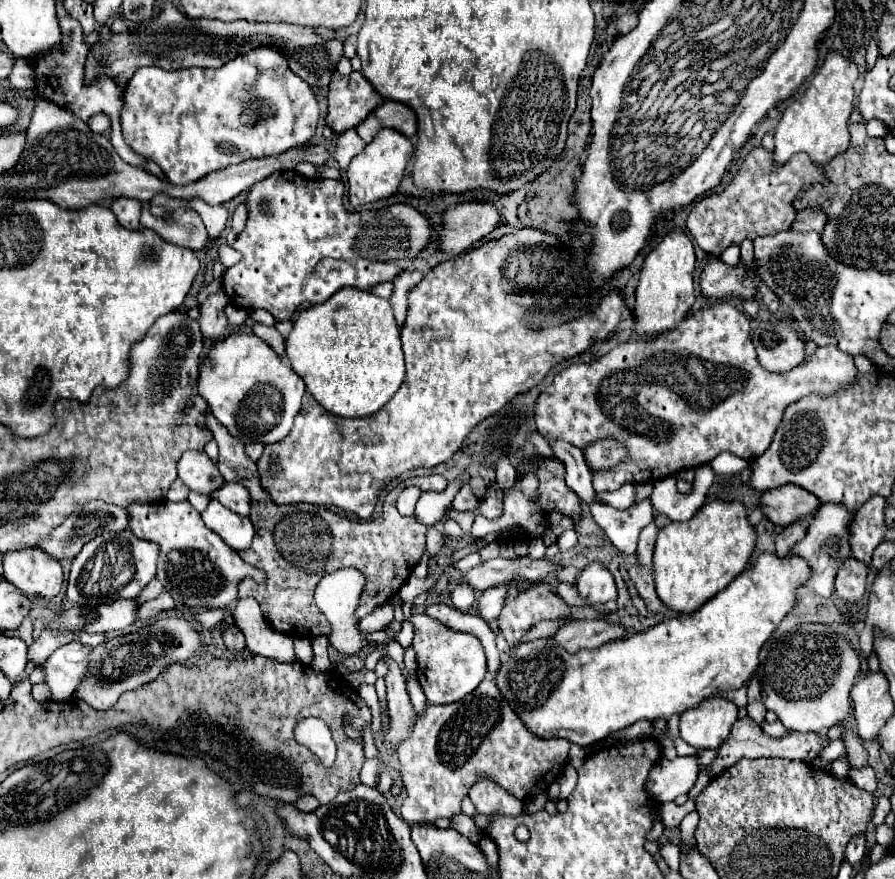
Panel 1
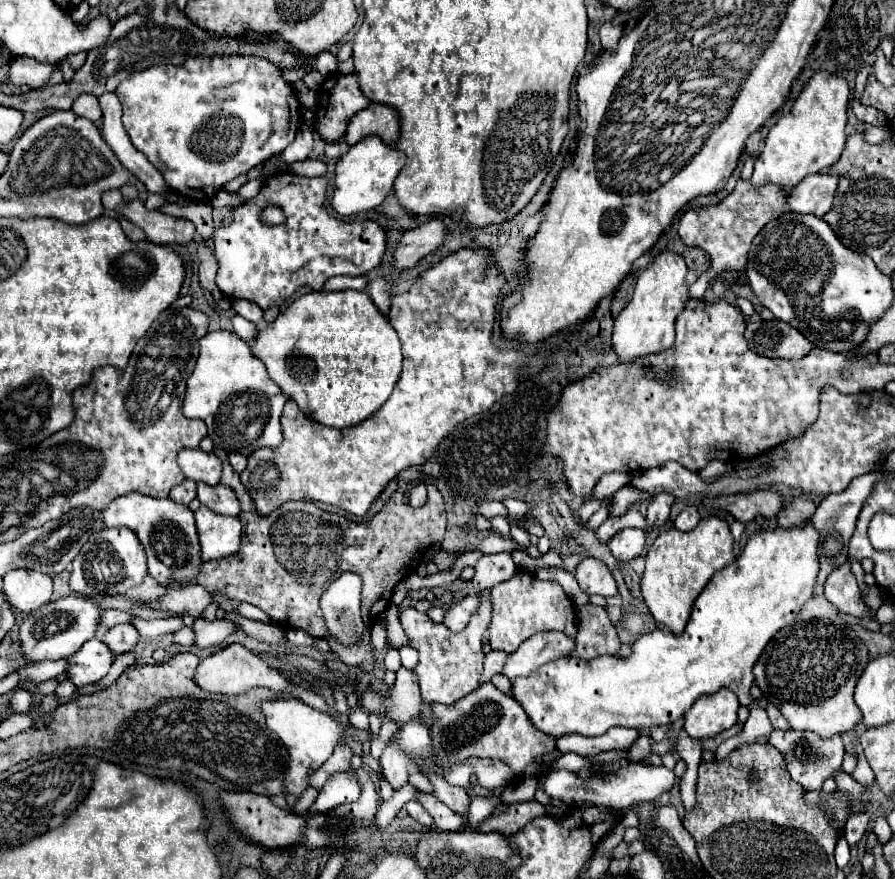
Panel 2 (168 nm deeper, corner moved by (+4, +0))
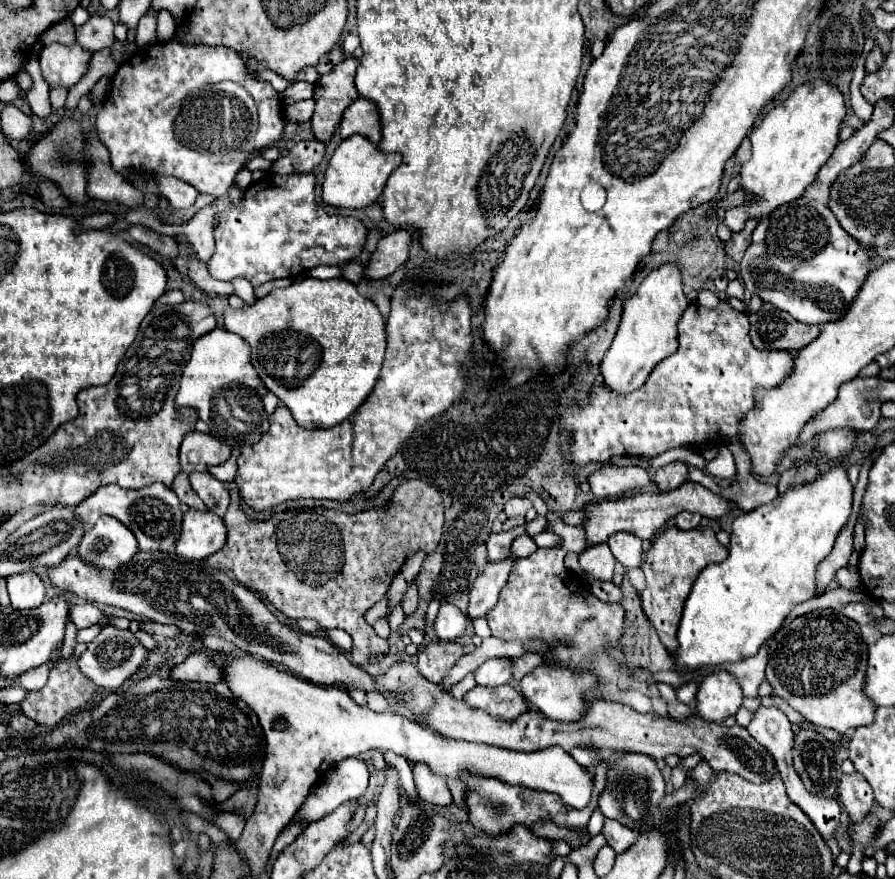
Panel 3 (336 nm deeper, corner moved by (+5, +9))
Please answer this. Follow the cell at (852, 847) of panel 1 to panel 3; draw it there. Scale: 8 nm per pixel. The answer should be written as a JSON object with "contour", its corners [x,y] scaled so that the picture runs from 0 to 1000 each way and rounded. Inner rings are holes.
{"contour":[[[961,879],[941,882],[936,893],[936,904],[952,934],[965,932],[965,927],[970,927],[977,916],[974,898],[970,895],[970,889]]]}

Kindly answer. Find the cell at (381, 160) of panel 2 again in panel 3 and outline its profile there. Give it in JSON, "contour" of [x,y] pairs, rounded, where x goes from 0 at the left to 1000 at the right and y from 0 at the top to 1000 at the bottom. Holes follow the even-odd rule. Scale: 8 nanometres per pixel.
{"contour":[[[404,154],[384,158],[366,183],[364,201],[360,208],[360,229],[380,238],[407,238],[422,229],[436,197],[449,185],[447,174],[427,174],[420,165],[411,163]]]}

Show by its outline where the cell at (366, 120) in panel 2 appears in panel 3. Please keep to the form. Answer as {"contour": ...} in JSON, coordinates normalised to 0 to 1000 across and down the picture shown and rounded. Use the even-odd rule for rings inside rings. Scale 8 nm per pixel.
{"contour":[[[404,110],[398,113],[384,126],[384,133],[380,140],[380,151],[382,151],[382,156],[407,154],[411,160],[422,165],[425,163],[425,135],[422,135],[420,119]]]}

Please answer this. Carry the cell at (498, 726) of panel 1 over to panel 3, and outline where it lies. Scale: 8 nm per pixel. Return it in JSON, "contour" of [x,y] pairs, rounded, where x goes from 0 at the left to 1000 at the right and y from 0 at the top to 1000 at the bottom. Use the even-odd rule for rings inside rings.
{"contour":[[[559,779],[554,784],[530,782],[525,788],[521,788],[518,797],[525,804],[536,804],[539,809],[554,813],[556,818],[574,818],[590,807],[585,793],[572,779]]]}

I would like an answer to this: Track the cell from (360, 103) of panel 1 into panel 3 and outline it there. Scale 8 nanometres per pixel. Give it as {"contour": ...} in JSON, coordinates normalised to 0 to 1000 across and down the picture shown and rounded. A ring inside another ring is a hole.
{"contour":[[[389,63],[384,69],[380,69],[371,83],[360,85],[351,97],[351,115],[353,126],[349,131],[349,151],[353,160],[364,163],[375,142],[382,135],[384,124],[400,113],[400,104],[396,99],[396,85],[398,85],[400,67]]]}

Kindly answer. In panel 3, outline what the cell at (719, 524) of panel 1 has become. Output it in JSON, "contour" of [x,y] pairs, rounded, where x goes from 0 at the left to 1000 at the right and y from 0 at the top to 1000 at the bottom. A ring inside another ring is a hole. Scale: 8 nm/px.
{"contour":[[[746,600],[731,613],[728,625],[722,629],[717,650],[722,654],[722,670],[717,675],[717,693],[733,716],[740,734],[751,745],[758,738],[755,718],[762,700],[764,684],[780,659],[780,652],[793,641],[807,641],[813,631],[813,625],[807,622],[796,602],[771,602],[760,604],[758,600]]]}

